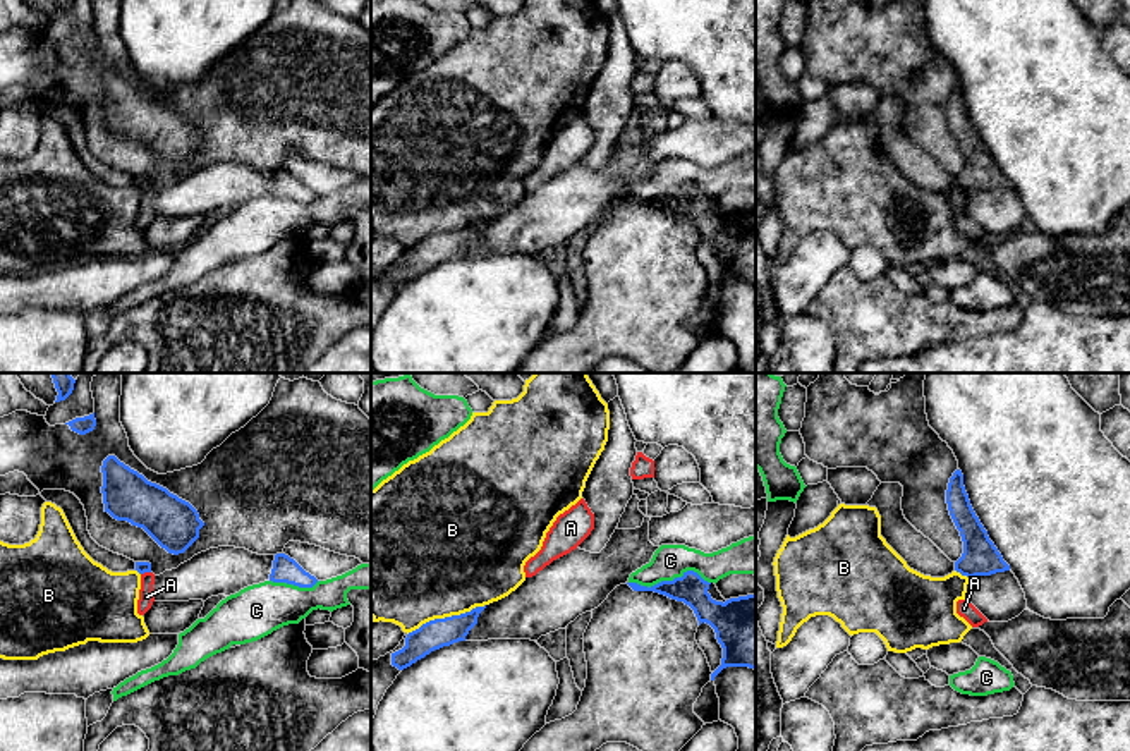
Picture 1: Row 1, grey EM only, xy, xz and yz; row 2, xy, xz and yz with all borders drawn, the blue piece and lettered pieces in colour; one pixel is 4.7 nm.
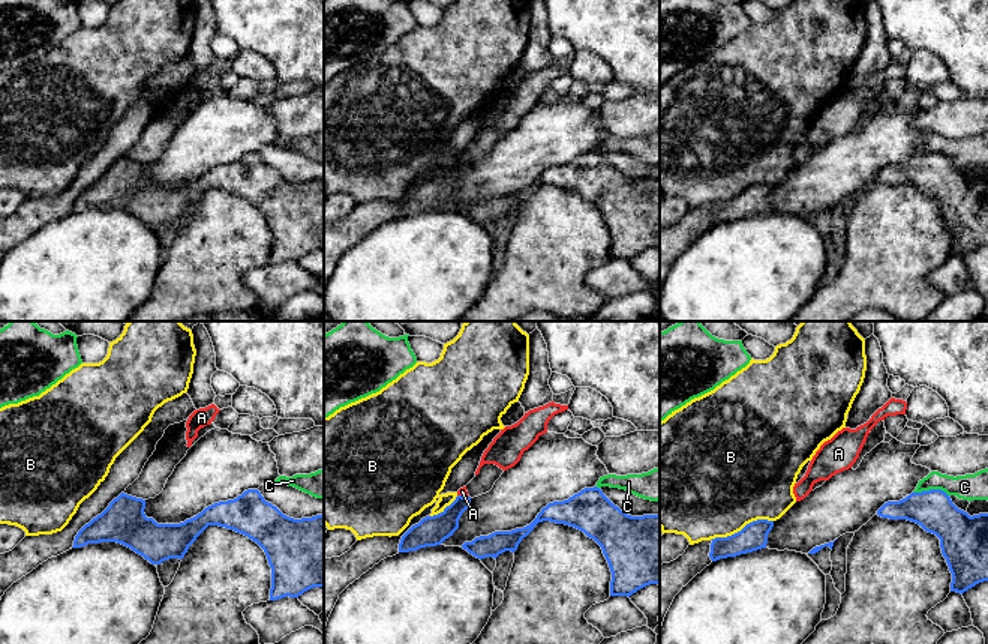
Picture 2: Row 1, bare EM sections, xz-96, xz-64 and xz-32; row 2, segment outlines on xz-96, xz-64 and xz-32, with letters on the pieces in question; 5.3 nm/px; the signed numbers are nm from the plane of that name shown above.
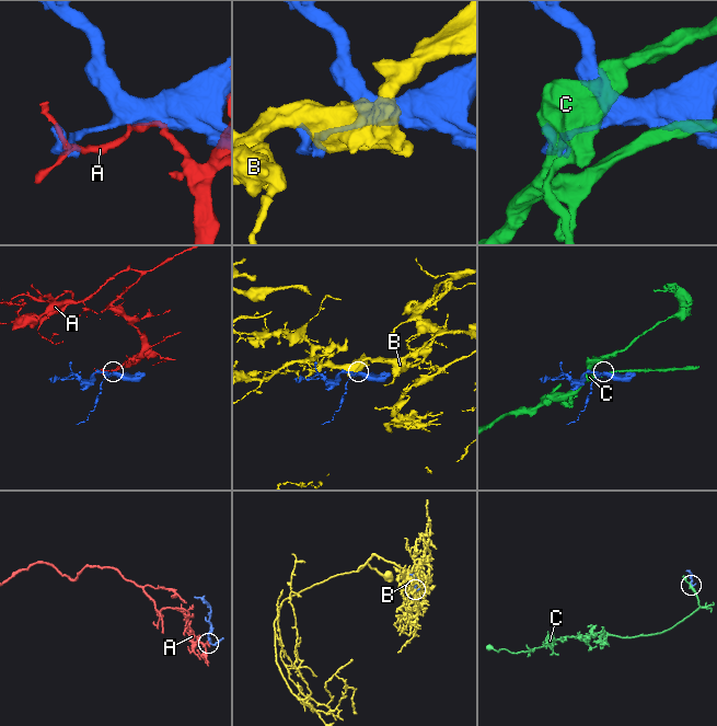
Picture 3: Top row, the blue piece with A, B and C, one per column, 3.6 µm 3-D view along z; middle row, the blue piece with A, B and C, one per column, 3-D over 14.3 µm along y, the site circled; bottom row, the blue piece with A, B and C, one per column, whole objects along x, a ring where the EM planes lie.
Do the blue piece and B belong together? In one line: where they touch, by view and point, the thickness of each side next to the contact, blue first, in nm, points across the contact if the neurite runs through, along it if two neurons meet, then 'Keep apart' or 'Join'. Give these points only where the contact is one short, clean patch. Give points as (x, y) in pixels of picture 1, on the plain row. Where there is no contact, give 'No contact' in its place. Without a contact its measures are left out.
Touches blue at xz (445, 232). Thickness 140 nm (blue) against 500 nm. Keep apart

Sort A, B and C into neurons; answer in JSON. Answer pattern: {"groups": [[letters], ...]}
{"groups": [["A"], ["B"], ["C"]]}

